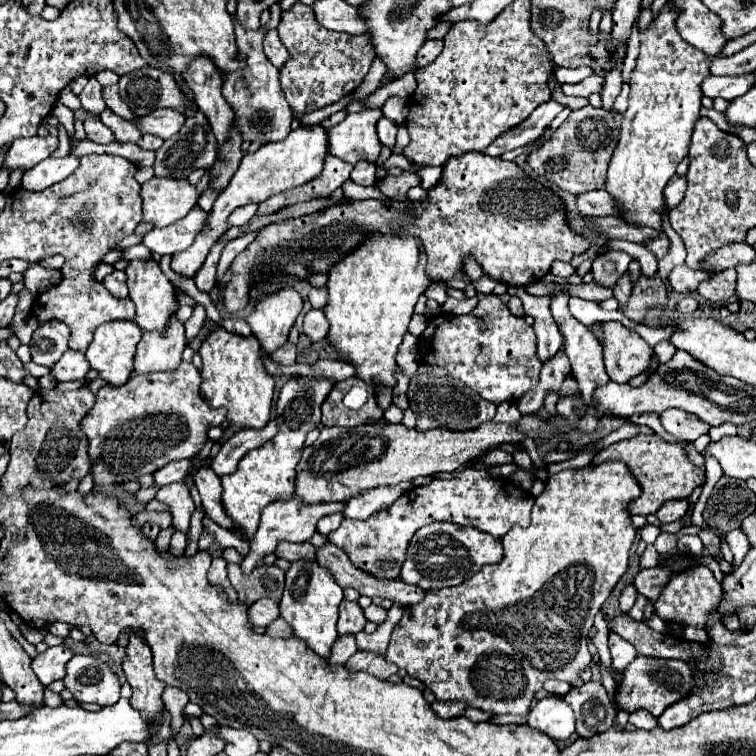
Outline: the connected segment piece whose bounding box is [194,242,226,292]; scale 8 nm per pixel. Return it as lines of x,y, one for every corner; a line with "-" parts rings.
226,242
214,244
212,250
210,250
210,254
206,256
202,268
196,272
194,282
196,282
198,290
202,290
202,292
210,292
210,290
214,288
214,284
216,284
216,264
218,264
218,258
220,258
220,252
222,252
224,244
226,244

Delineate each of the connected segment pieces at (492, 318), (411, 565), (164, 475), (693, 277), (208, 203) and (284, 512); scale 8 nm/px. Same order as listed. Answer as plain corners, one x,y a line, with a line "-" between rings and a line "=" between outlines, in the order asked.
494,294
482,296
470,314
456,316
440,312
432,316
418,338
418,346
422,362
444,368
450,376
462,380
494,404
516,404
518,396
524,396
538,384
538,372
542,368
536,354
534,328
524,318
514,316
504,300
=
434,522
420,528
412,536
400,578
406,584
414,584
424,590
458,586
470,576
474,576
484,564
496,564
500,560
502,560
502,542
496,540
494,536
476,528
462,528
460,524
=
178,460
178,462
170,462
164,468
160,468
158,472
154,472
154,484
158,488
170,484
170,482
180,482
186,472
190,470
190,460
=
686,264
684,266
676,266
670,272
670,284
674,288
674,292
696,292
698,284
702,280
708,280
708,276
714,276
720,272
702,272
702,270
692,270
=
208,186
208,188
200,194
200,198
198,198
198,206
200,206
200,208
204,208
204,210
210,210
218,194
220,194
218,190
214,190
214,188
210,188
210,186
=
292,498
292,500
286,500
286,502
274,502
270,506
266,506
262,510
262,516
260,516
260,526
258,526
258,532
256,536
252,538
250,542
250,552
246,554
244,558
244,572
250,574
254,568
262,566
264,558
268,554
274,554
274,548
286,540
286,542
308,542
314,532
316,532
316,522
322,518
322,516
328,516
332,512
342,512
346,504
312,504
312,506
304,506
298,498

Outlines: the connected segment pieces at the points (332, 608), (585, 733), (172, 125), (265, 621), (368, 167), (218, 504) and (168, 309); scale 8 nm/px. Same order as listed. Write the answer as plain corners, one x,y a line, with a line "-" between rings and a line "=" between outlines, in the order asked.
298,560
292,562
290,570
286,572
286,588
280,600
280,618
284,618
292,626
296,638
308,640
308,648
312,652
316,652
320,658
328,658
332,644
338,638
336,622
342,598
342,588
336,584
334,576
326,572
326,568
316,562
=
596,680
572,688
564,700
576,714
576,734
582,738
606,732
614,724
614,710
608,694
=
160,108
148,116
136,116
132,120
132,124
142,132
142,134
152,134
158,136
162,140
168,140
170,136
174,136
174,132
178,132
184,124
184,116
178,110
172,108
=
258,600
248,608
248,620
254,628
266,628
272,620
278,618
278,604
274,600
=
358,162
350,174
350,180
362,186
372,186
376,180
376,166
372,162
=
202,466
196,476
194,476
194,482
196,482
196,488
200,492
200,498
202,498
202,506
204,506
204,512
222,528
228,528
232,530
234,524
232,520
224,514
222,510
222,486
220,486
220,478
214,474
212,468
206,468
=
132,260
130,266
126,268
126,276
128,276
130,300
136,304
136,324
140,324
144,332
164,334
170,316
178,308
178,298
176,298
172,282
162,274
160,266
154,260
148,260
148,262

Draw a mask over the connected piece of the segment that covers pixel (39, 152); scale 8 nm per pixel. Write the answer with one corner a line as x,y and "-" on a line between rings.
32,136
32,138
14,140
6,152
6,160
4,160
2,168
6,168
8,172
18,170
18,168
28,170
28,168
36,166
38,162
46,160
56,146
58,146
58,138
54,138
54,136
46,136
46,138

